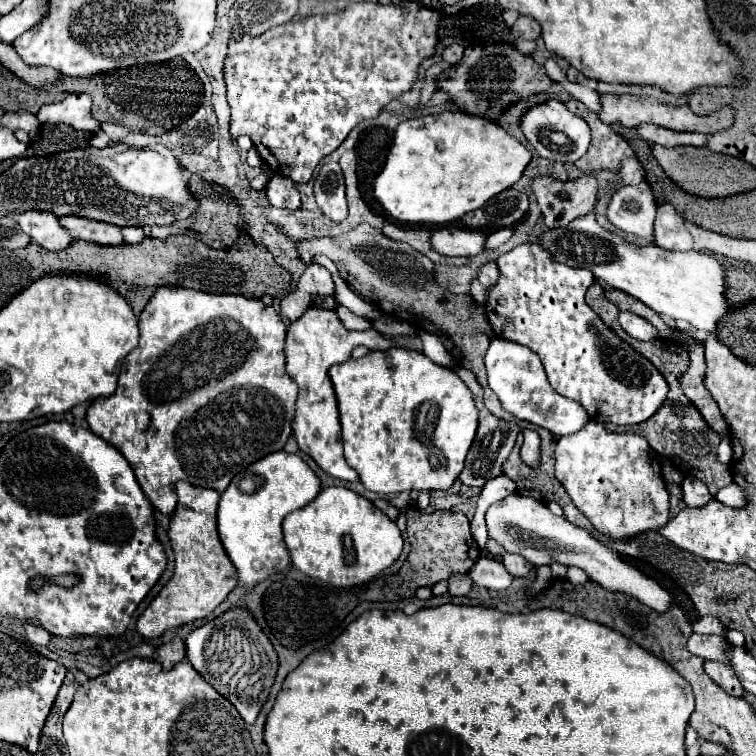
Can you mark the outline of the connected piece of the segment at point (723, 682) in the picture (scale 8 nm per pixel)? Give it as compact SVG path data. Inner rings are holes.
M705 662L705 672L727 694L731 694L731 696L743 696L745 694L741 682L737 680L737 676L735 676L733 668L729 668L729 664L723 664L723 662Z

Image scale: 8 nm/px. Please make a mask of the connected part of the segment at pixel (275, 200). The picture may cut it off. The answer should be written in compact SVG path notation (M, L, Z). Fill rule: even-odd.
M273 176L273 180L267 186L267 198L275 208L285 208L285 210L299 210L301 208L301 198L299 192L287 176Z

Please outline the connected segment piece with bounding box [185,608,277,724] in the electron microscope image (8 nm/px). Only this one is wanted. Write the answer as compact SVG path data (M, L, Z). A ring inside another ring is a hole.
M235 608L221 614L219 618L193 630L187 636L185 646L187 646L189 664L221 696L225 696L237 708L237 712L243 716L247 724L253 724L273 686L273 680L277 674L277 654L269 644L269 638L261 632L261 628L257 628L257 622L249 616L249 612L245 612L245 608ZM249 662L253 668L253 678L233 678L233 674L243 664L249 664Z

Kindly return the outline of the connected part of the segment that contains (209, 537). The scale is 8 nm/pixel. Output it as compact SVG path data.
M177 482L175 490L179 502L169 526L169 538L175 550L175 574L137 620L137 630L143 638L159 638L169 628L179 628L209 616L237 586L237 568L221 546L217 532L217 506L221 494L189 482Z

